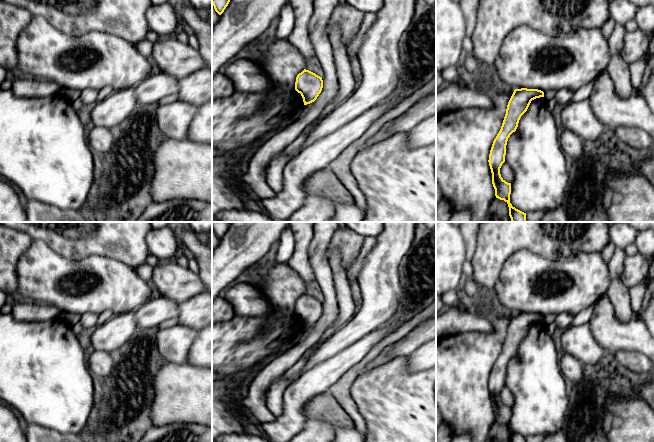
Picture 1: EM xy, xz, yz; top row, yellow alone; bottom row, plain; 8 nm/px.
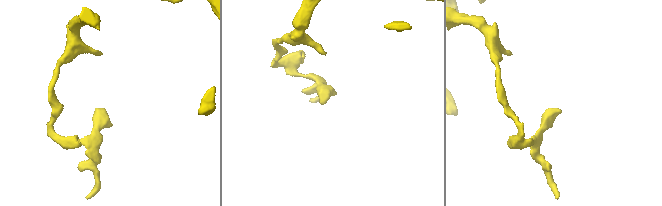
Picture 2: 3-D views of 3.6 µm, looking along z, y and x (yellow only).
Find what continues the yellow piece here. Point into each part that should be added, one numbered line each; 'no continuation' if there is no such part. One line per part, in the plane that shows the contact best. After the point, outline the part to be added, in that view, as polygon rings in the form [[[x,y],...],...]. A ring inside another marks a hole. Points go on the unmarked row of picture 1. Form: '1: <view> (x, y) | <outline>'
no continuation

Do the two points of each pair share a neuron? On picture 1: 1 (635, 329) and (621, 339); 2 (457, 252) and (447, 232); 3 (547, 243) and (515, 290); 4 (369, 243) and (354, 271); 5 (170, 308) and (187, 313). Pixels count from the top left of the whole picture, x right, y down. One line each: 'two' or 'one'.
1: one
2: one
3: two
4: one
5: two

